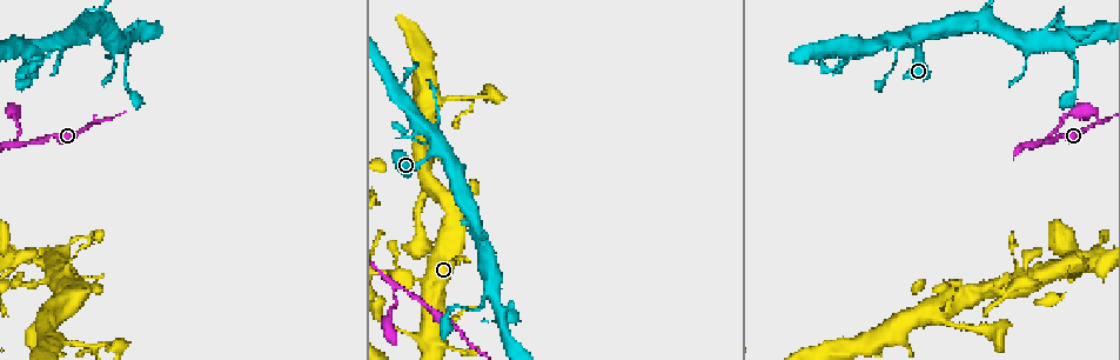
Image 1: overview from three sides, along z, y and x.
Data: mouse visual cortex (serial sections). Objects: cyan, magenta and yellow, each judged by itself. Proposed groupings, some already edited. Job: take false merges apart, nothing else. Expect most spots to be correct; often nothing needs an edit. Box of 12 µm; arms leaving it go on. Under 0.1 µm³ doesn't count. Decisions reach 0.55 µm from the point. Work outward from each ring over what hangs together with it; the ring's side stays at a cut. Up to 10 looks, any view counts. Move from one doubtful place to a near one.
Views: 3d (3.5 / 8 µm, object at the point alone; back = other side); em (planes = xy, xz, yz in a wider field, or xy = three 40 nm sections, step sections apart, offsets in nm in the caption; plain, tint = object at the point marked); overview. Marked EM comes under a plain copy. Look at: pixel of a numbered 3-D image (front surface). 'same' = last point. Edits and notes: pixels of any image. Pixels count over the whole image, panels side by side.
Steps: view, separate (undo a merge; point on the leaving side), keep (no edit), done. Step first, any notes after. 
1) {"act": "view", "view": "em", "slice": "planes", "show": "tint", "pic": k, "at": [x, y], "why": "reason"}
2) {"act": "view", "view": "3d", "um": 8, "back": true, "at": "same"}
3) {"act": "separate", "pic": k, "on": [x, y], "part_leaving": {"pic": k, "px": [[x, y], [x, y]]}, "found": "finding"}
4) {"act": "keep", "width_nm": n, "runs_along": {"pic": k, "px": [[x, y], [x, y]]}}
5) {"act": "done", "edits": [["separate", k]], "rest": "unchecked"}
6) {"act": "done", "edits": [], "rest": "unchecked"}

{"act": "view", "view": "3d", "um": 3.5, "pic": 1, "at": [56, 318], "why": "abrupt turn"}

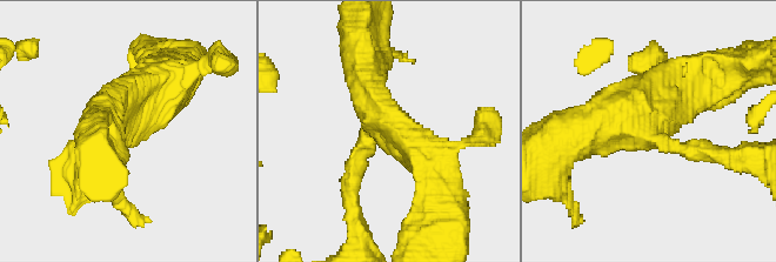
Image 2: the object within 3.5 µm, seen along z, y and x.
{"act": "view", "view": "em", "slice": "xy", "step": 3, "show": "tint", "pic": 2, "at": [648, 132], "arm_widths_nm": [200, 500]}

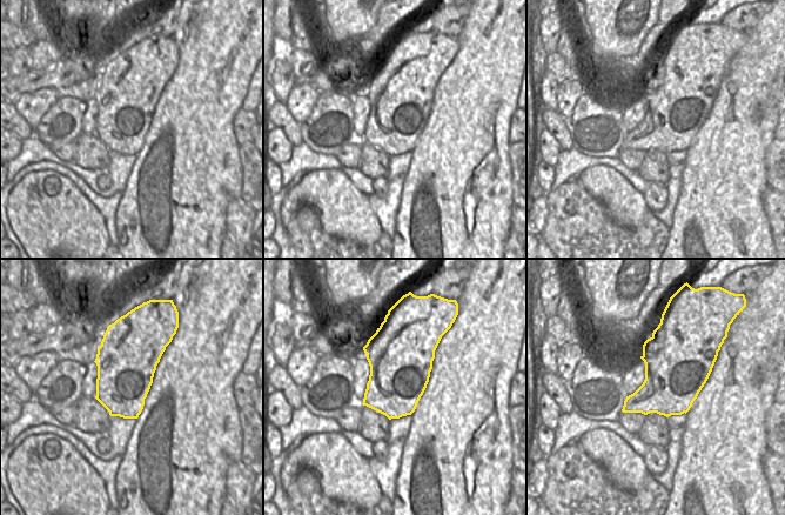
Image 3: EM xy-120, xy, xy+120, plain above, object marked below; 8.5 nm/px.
{"act": "keep", "width_nm": 500, "runs_along": {"pic": 2, "px": [[169, 80], [115, 138], [86, 153]]}, "found": "all the same cell"}

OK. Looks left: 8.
{"act": "view", "view": "3d", "um": 3.5, "back": true, "pic": 1, "at": [96, 347], "why": "sharp bend"}

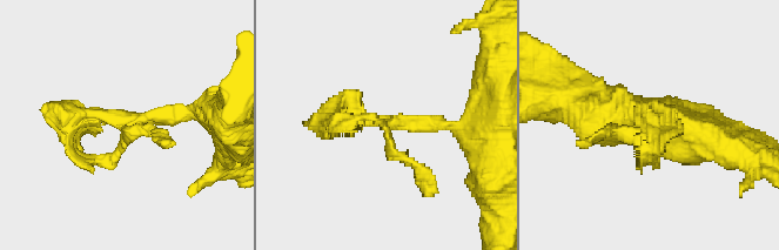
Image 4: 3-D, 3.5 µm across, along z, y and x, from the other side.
{"act": "view", "view": "em", "slice": "planes", "show": "tint", "pic": 4, "at": [127, 121], "why": "need the tissue"}

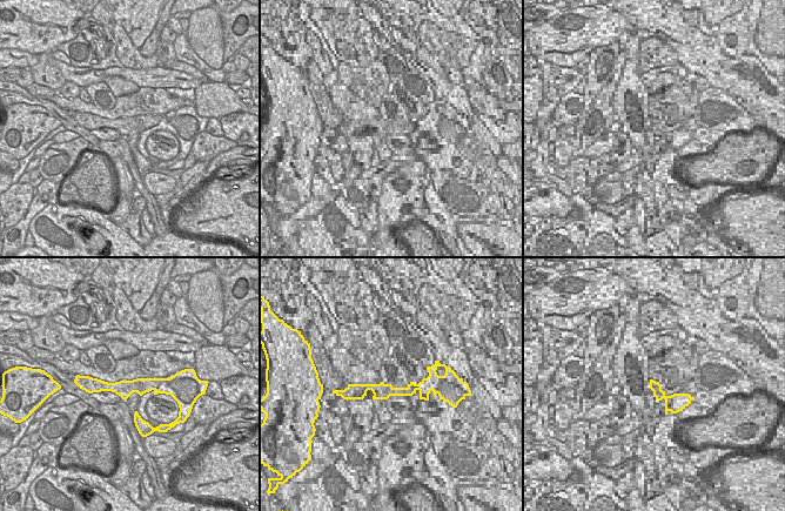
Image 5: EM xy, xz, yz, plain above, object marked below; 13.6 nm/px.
{"act": "keep", "runs_along": {"pic": 4, "px": [[207, 113], [78, 117], [71, 146]]}, "found": "continuous, no second cell"}

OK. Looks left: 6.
{"act": "view", "view": "3d", "um": 3.5, "pic": 1, "at": [1090, 260], "why": "sharp bend"}

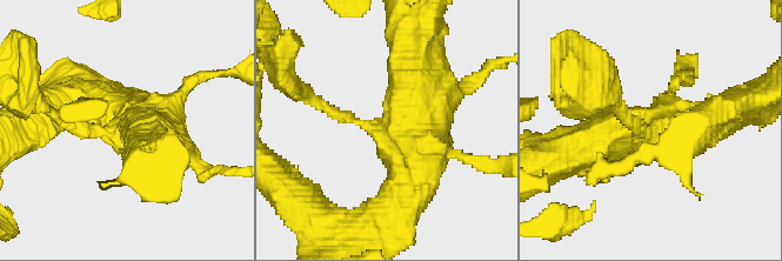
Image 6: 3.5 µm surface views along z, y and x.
{"act": "view", "view": "em", "slice": "planes", "show": "tint", "pic": 6, "at": [387, 132], "why": "need the tissue"}

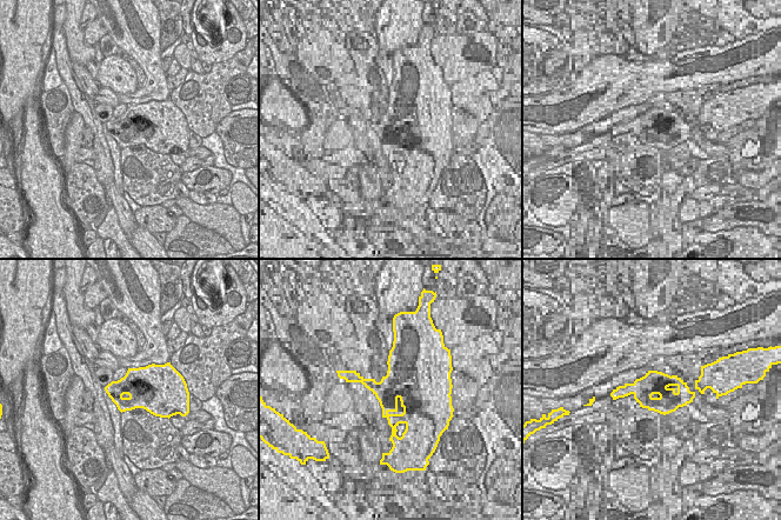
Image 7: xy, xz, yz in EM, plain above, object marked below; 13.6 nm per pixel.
{"act": "view", "view": "em", "slice": "xy", "step": 1, "show": "tint", "at": "same"}

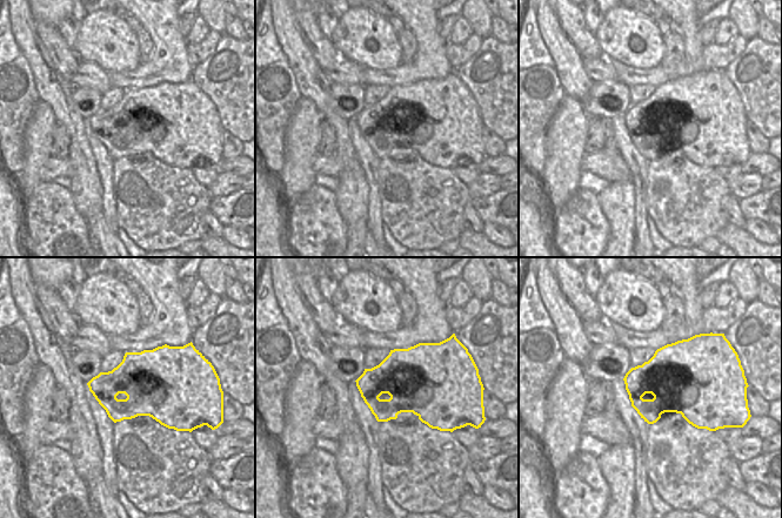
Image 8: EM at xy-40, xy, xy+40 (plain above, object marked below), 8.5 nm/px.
{"act": "keep", "runs_along": {"pic": 6, "px": [[420, 61], [427, 91], [401, 131], [340, 115]]}, "found": "one cell here"}

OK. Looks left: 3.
{"act": "view", "view": "3d", "um": 3.5, "pic": 1, "at": [1048, 31], "why": "three-way junction"}

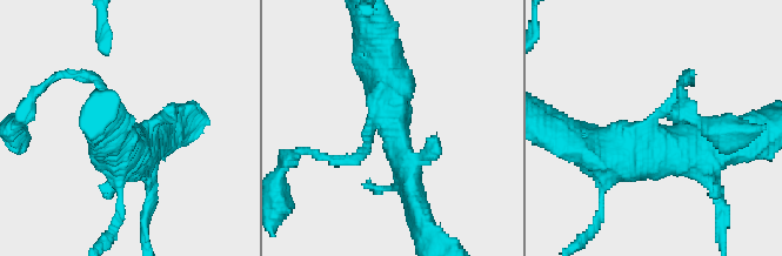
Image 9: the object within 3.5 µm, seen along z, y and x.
{"act": "view", "view": "em", "slice": "xy", "step": 3, "show": "tint", "pic": 9, "at": [650, 130]}

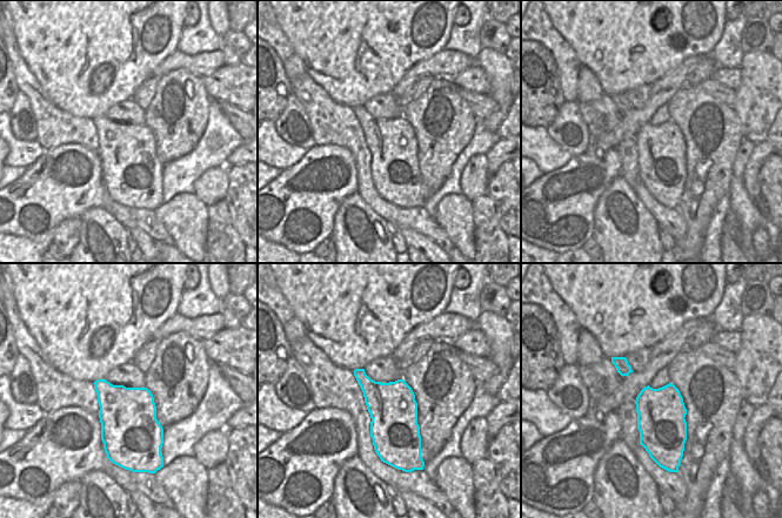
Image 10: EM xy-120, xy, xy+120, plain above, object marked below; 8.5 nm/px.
{"act": "keep", "runs_along": {"pic": 9, "px": [[375, 46], [412, 184]]}, "found": "one cell here"}

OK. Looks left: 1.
{"act": "done", "edits": [], "rest": "unchecked"}

